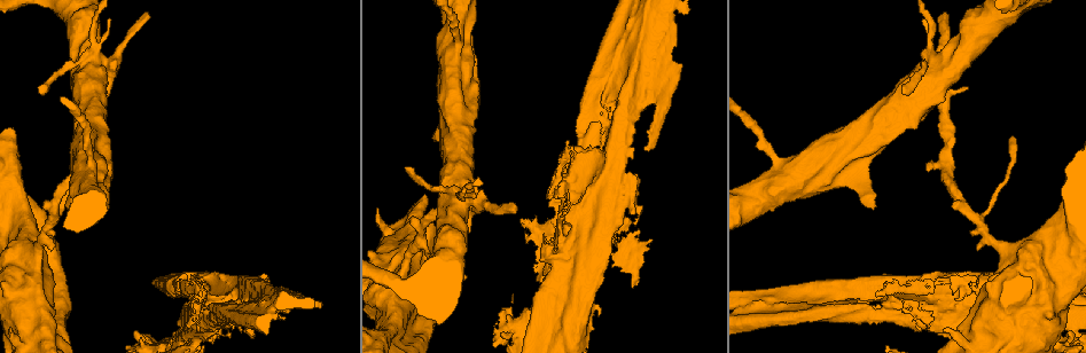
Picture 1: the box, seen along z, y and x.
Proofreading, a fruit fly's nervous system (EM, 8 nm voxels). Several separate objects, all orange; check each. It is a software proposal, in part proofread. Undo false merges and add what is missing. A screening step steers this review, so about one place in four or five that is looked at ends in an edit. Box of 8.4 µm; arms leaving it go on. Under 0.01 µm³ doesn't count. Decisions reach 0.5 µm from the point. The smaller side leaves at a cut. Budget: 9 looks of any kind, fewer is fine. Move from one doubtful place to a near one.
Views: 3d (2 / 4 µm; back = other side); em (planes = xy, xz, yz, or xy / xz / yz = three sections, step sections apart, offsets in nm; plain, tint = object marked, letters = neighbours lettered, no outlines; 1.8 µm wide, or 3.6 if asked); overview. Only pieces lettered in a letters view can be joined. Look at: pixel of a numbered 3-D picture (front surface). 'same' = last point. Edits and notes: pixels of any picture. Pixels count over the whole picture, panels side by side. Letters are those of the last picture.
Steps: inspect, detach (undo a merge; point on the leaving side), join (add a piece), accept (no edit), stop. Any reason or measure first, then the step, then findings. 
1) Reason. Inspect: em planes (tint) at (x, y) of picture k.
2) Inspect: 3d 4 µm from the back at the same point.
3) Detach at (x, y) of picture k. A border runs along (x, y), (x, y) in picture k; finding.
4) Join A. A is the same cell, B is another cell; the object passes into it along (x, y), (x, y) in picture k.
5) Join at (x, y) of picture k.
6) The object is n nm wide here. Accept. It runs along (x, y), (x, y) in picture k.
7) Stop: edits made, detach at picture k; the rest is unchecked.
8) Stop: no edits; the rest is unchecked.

Thin end. Inspect: em xy step 4 (tint) at (904, 93) of picture 1.

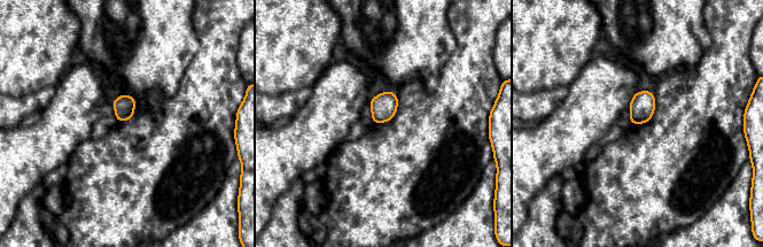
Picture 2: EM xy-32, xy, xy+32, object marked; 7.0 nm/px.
Another direction. Inspect: em planes (letters) at the same point.

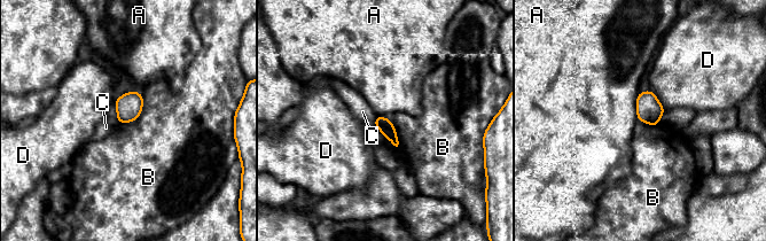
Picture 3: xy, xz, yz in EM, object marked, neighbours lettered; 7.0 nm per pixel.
The object is 110 nm wide here. Accept. A, B, C and D are other cells; a border runs along (142, 93), (141, 114), (118, 124) in picture 3; none of them fits.

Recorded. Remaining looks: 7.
Free end. Inspect: em yz step 8 (tint) at (435, 138) of picture 1.

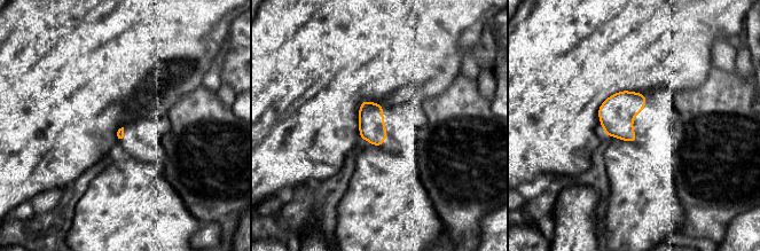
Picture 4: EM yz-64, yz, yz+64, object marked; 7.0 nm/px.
See the neighbours. Inspect: em yz step 8 (letters) at the same point.

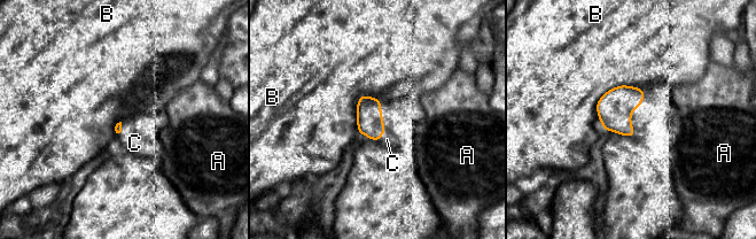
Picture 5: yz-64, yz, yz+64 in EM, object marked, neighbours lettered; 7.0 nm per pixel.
Join C. C is the same cell, A and B are other cells; it goes on there.

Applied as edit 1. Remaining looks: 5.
Sharp bend. Inspect: em planes (letters) at (777, 298) of picture 1.

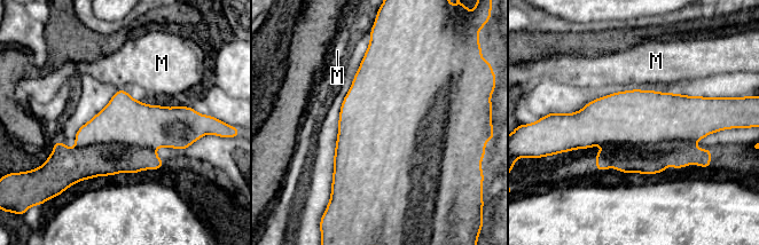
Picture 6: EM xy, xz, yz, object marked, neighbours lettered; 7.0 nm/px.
The object is 480 nm wide here. Detach at (649, 159) of picture 6. M is another cell; a border runs along (662, 141), (630, 143) in picture 6; two neurons meet here.

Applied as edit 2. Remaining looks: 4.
Redraw. Inspect: overview.

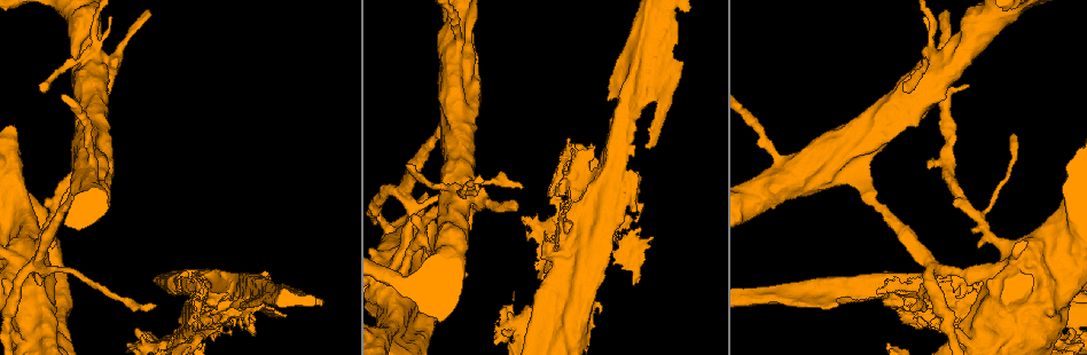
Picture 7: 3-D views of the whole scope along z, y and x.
Free end. Inspect: em planes (tint) at (1070, 331) of picture 7.

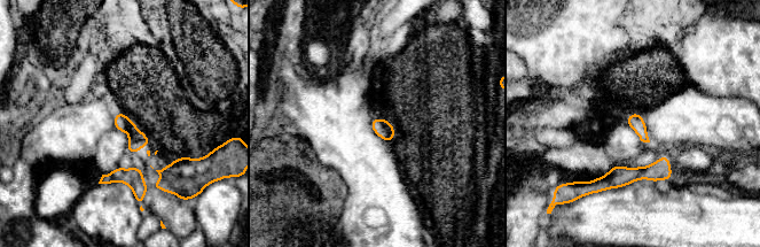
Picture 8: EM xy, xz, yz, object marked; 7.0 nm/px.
What lies round it. Inspect: em planes (letters) at the same point.

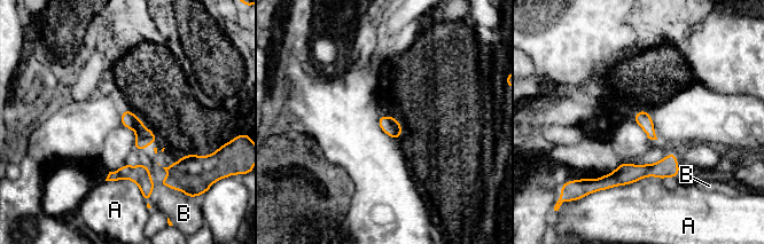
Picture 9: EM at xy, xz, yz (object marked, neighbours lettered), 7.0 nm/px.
Accept. A and B are other cells; a border runs along (662, 180), (644, 176), (600, 190) in picture 9; no lettered piece goes on from it.

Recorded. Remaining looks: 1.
Stop: edits made, join at picture 5, detach at picture 6; the rest is unchecked.

